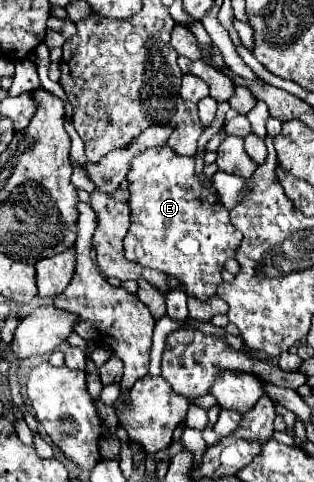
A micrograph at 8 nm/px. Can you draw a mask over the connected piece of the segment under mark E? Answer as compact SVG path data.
M165 144L133 158L127 182L131 228L123 240L125 258L177 278L189 298L207 302L223 282L221 270L225 260L235 254L243 238L231 224L229 210L221 206L213 180L195 176L195 160L175 154Z

